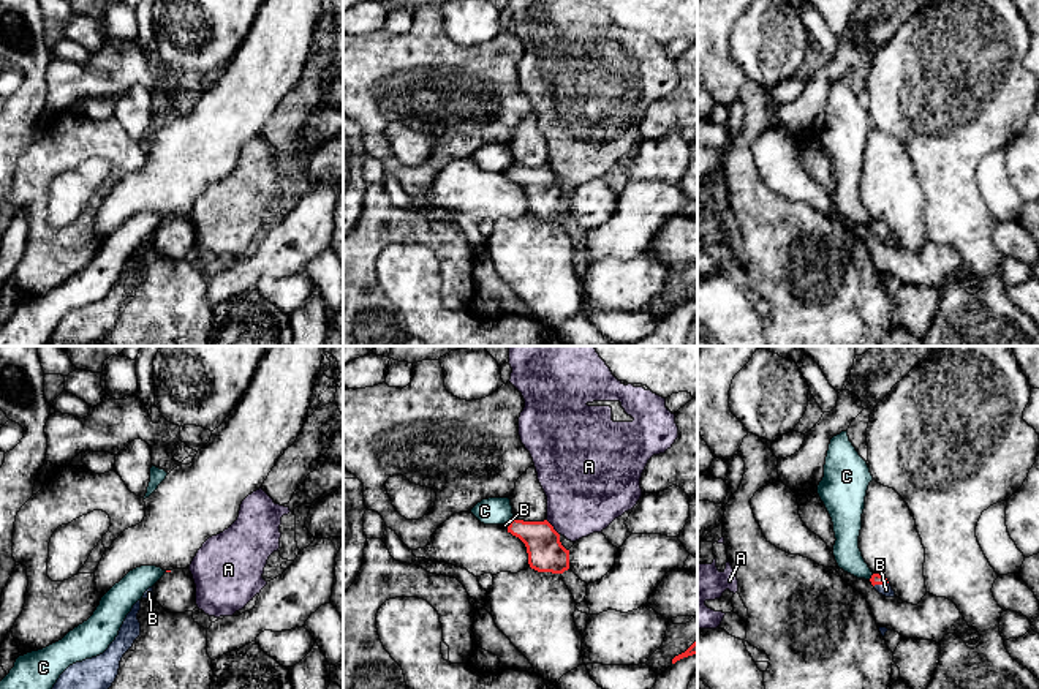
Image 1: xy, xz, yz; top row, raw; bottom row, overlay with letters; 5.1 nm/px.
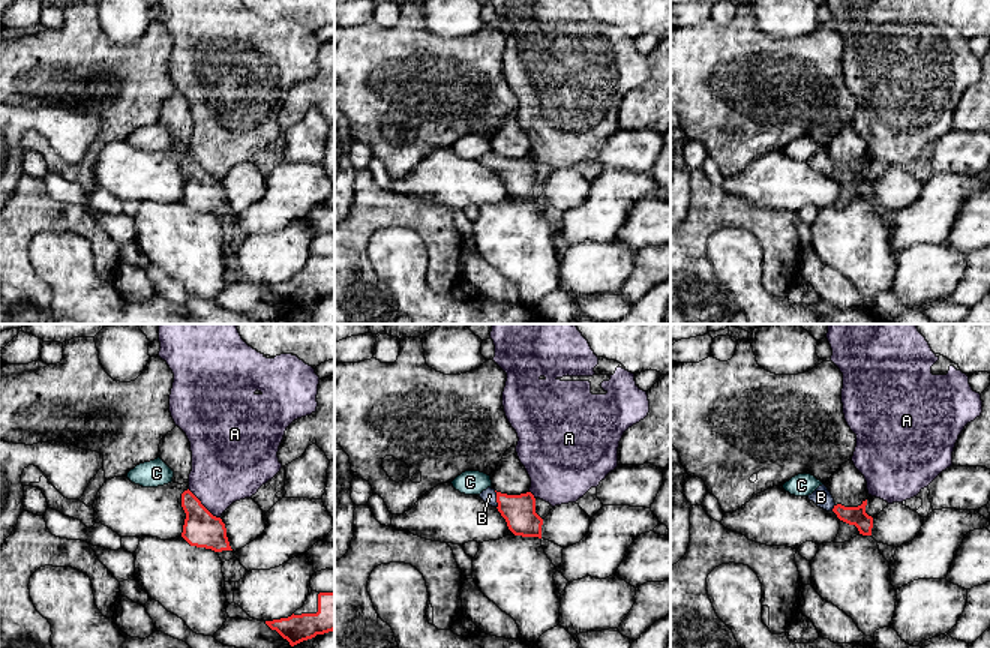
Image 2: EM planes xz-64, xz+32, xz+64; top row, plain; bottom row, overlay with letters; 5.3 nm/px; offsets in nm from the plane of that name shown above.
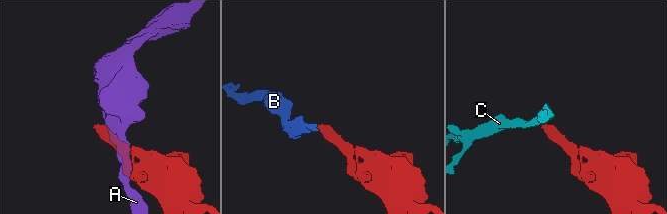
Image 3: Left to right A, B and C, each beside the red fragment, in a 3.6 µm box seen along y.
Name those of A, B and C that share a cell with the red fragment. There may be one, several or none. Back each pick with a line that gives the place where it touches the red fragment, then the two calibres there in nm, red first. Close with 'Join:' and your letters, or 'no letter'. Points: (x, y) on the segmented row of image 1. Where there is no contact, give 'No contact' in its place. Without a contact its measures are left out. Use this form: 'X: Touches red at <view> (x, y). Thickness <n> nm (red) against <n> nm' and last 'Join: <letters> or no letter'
B: Touches red at yz (880, 583). Thickness 60 nm (red) against 70 nm
Join: B

